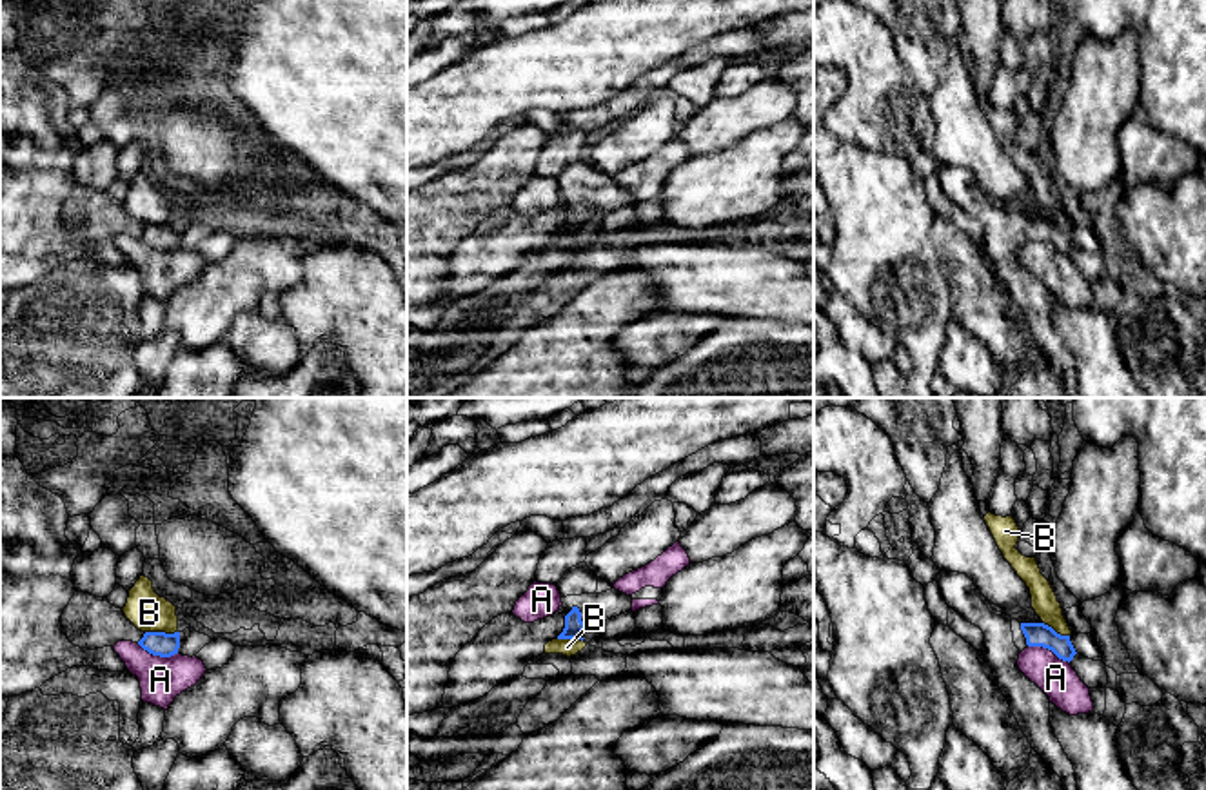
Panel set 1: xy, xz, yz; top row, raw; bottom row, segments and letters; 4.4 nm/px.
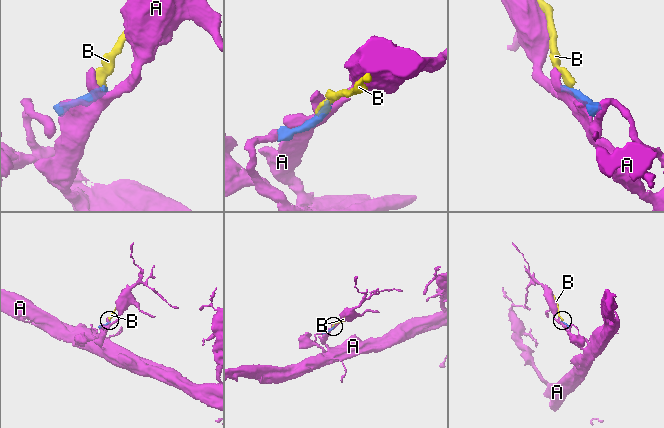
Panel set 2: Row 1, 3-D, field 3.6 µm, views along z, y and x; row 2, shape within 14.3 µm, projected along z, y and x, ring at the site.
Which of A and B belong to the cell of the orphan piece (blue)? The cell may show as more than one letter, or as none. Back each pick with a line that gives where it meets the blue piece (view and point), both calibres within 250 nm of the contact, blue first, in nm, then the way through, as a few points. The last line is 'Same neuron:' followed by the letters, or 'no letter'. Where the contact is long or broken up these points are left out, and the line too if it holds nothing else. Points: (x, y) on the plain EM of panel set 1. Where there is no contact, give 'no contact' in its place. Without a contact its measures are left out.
Same neuron: no letter

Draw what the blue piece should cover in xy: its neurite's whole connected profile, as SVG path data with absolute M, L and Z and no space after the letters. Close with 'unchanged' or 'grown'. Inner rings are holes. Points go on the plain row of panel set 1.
M145 225L138 238L153 249L171 251L178 247L180 225Z | unchanged

